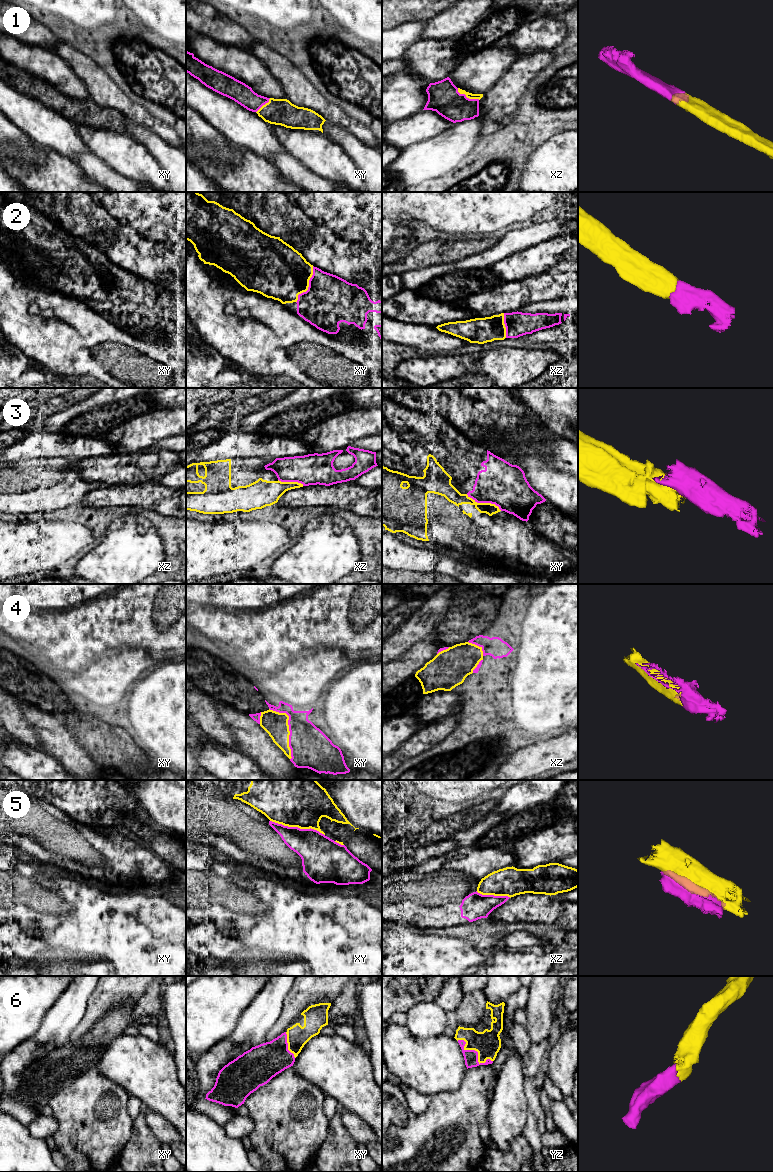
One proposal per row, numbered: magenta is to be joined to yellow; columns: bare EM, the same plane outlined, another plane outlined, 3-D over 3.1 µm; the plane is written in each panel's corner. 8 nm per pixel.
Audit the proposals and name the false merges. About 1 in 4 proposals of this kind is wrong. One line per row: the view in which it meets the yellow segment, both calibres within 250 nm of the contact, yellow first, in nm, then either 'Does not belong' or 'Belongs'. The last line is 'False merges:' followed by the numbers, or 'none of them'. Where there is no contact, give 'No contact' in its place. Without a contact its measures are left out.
1: Touches yellow in xz. Thickness 50 nm (yellow) against 260 nm. Belongs
2: Touches yellow in xy. Thickness 440 nm (yellow) against 400 nm. Belongs
3: Touches yellow in xy. Thickness 110 nm (yellow) against 360 nm. Does not belong
4: Touches yellow in xy. Thickness 190 nm (yellow) against 320 nm. Belongs
5: Touches yellow in xy. Thickness 480 nm (yellow) against 280 nm. Does not belong
6: Touches yellow in yz. Thickness 200 nm (yellow) against 110 nm. Belongs
False merges: 3, 5

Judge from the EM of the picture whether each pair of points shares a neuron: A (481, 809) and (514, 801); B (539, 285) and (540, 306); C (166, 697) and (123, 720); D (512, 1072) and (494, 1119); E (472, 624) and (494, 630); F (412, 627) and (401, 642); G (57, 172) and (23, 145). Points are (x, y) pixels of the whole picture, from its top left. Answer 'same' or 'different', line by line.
A: different
B: different
C: different
D: same
E: different
F: same
G: different

